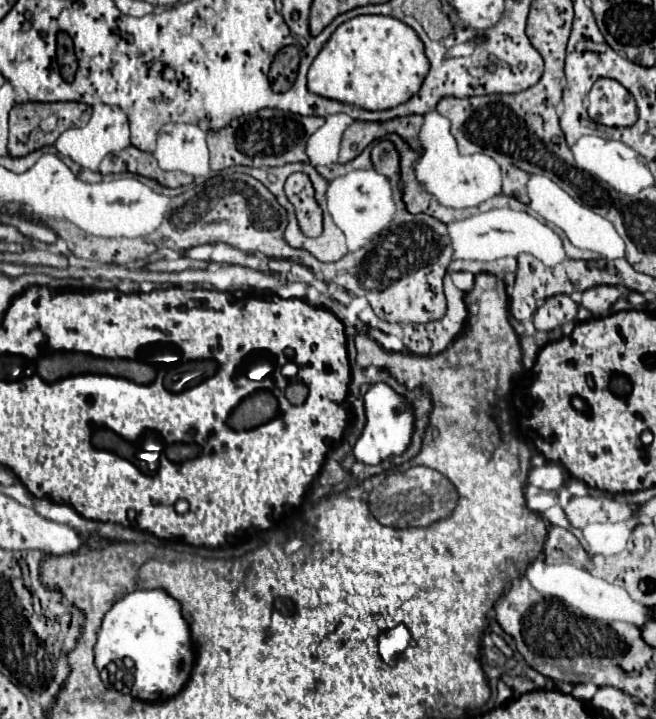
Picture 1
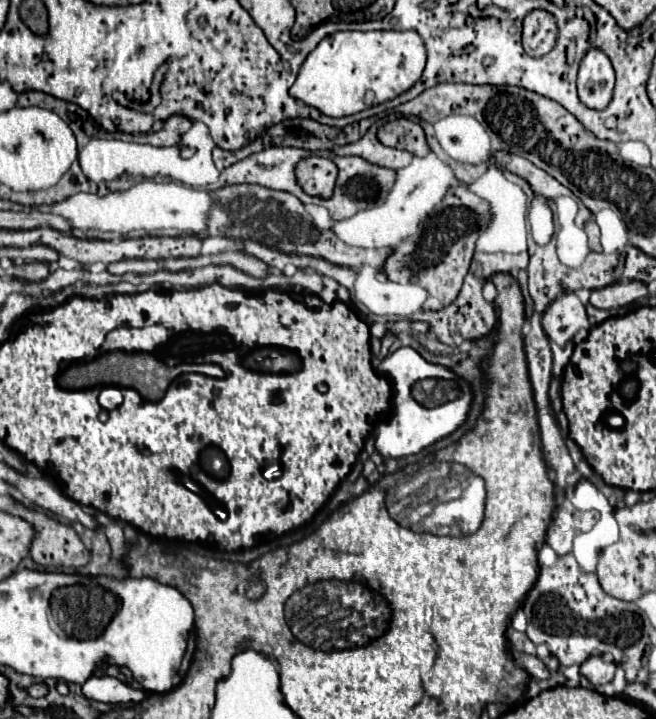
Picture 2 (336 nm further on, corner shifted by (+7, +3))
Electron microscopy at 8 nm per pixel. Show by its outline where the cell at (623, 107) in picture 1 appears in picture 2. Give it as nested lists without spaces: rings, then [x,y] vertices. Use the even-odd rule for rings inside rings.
[[[591,48],[581,64],[577,76],[577,92],[579,100],[595,110],[603,110],[613,96],[615,72],[607,54],[599,48]]]

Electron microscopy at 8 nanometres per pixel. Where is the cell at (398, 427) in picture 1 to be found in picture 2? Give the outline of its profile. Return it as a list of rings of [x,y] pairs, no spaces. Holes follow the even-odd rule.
[[[409,346],[395,350],[379,364],[379,372],[393,384],[393,412],[379,424],[375,442],[375,448],[385,458],[417,454],[437,440],[453,434],[467,420],[473,402],[469,384],[453,370],[427,362],[417,350]]]

